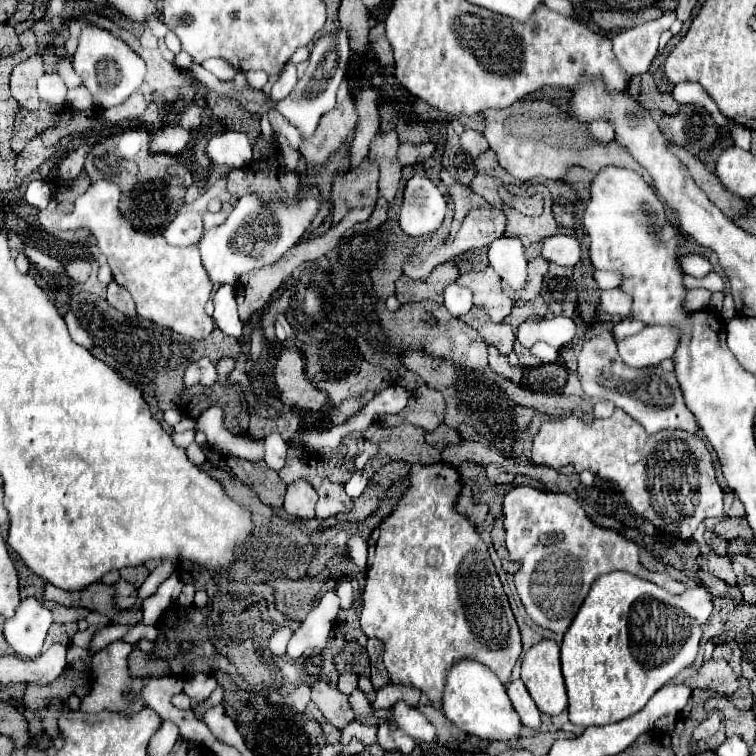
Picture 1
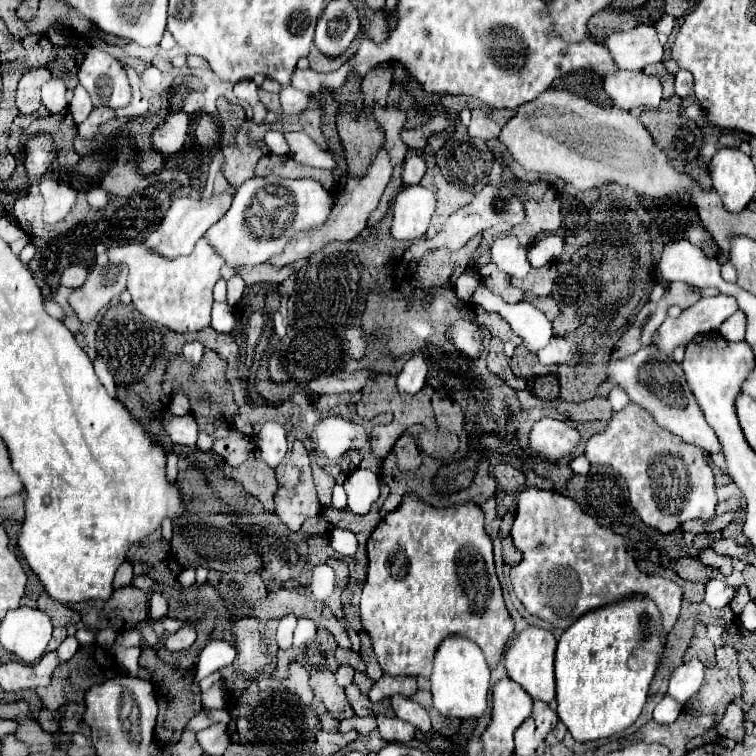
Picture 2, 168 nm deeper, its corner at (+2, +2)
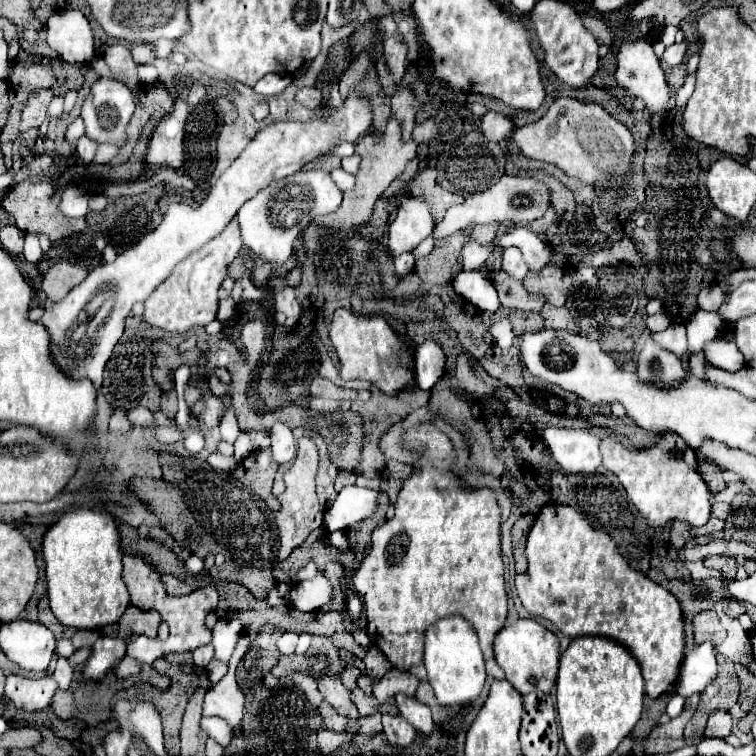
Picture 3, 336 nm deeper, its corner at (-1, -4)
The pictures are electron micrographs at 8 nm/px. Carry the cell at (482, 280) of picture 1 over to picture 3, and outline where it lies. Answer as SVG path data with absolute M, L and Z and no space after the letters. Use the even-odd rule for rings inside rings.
M497 272L495 278L495 288L499 294L499 300L505 308L517 308L523 312L541 312L545 298L539 294L531 294L525 290L521 280L515 280L503 272Z

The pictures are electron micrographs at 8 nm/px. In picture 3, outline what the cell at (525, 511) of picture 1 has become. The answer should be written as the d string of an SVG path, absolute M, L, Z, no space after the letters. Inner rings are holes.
M547 504L541 508L527 540L527 574L519 574L515 578L517 594L523 606L533 614L553 622L565 636L603 636L611 638L617 644L625 646L637 664L641 666L641 674L645 680L645 694L649 698L659 698L681 676L683 648L685 648L685 632L683 632L683 614L677 598L667 592L663 586L655 584L641 572L627 566L623 556L617 550L615 540L603 532L589 526L589 522L571 506L563 504Z

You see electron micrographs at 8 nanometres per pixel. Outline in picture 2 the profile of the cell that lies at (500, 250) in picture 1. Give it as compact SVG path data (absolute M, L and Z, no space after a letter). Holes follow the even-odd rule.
M516 236L496 238L490 246L490 252L492 252L492 262L508 276L524 278L528 274L530 264L526 258L526 250Z

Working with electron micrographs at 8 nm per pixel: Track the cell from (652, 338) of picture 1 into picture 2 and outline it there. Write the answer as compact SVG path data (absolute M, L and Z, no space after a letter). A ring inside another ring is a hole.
M734 296L700 298L694 306L686 308L678 318L666 318L656 330L656 340L652 342L662 354L672 356L678 346L688 344L696 334L718 330L724 320L728 320L738 310Z

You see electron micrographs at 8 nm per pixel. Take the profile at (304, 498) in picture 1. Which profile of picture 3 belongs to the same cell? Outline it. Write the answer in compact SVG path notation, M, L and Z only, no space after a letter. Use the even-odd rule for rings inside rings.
M303 436L299 440L297 458L291 462L289 470L283 476L287 490L279 496L281 508L275 514L275 524L277 524L277 532L279 532L279 550L277 550L277 560L279 562L283 562L297 546L301 546L305 542L305 538L313 530L317 530L323 524L323 508L321 508L321 504L317 500L317 494L315 494L317 462L319 462L319 448L317 448L315 440L309 438L309 436Z

